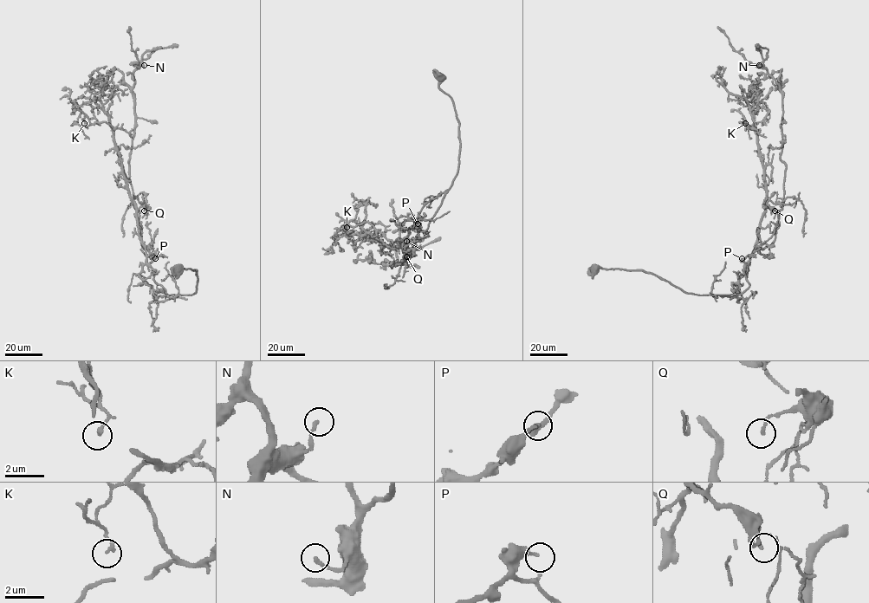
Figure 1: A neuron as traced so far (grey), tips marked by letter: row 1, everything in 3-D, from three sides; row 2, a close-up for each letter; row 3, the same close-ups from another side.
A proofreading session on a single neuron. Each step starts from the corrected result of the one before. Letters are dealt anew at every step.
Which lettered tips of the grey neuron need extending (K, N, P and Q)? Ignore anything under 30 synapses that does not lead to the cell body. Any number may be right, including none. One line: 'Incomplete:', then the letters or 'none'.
Incomplete: none

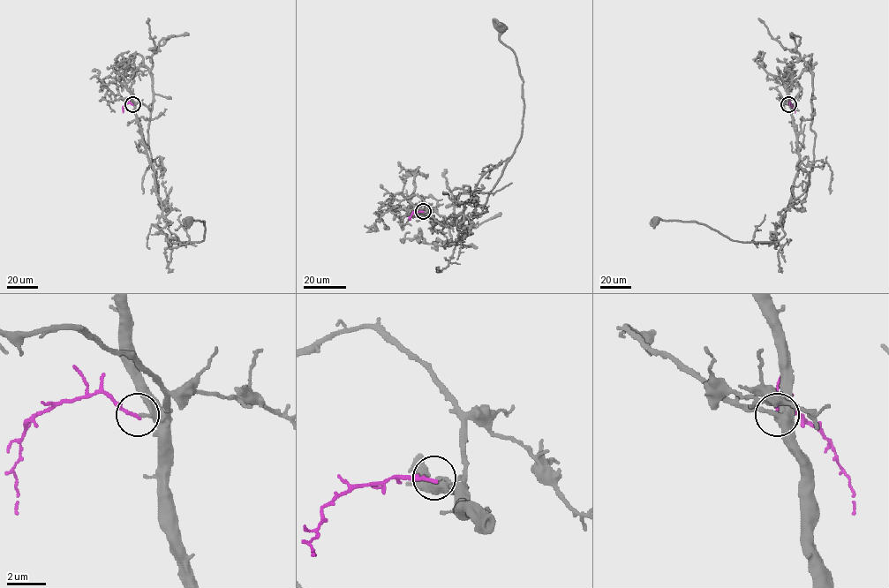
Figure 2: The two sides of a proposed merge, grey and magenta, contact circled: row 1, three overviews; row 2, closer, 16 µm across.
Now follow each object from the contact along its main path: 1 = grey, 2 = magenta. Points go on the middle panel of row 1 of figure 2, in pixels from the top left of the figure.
1: (423, 211), (451, 225), (468, 201), (482, 206), (519, 140), (523, 81), (515, 52), (500, 39), (501, 27)
2: (423, 212), (412, 214), (410, 220)

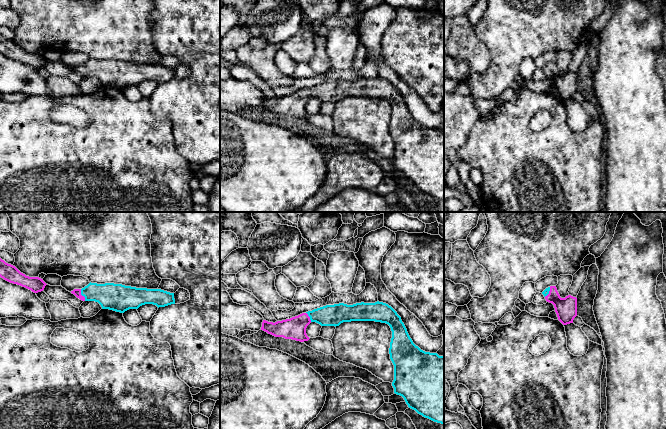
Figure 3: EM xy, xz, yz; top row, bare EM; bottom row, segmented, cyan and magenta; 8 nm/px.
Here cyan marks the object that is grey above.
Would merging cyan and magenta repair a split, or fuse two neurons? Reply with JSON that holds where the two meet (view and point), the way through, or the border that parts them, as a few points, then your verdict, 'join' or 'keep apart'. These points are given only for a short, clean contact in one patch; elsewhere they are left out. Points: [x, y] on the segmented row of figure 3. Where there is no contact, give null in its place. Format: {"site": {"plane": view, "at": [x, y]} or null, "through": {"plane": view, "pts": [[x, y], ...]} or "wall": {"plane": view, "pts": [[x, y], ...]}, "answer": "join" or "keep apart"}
{"site": {"plane": "xy", "at": [82, 295]}, "through": {"plane": "xy", "pts": [[111, 296], [82, 295], [77, 292]]}, "answer": "join"}

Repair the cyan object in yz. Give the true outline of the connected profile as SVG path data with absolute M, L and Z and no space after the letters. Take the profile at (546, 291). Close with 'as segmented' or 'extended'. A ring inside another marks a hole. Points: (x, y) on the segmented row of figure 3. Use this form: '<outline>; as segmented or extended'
M556 286L546 288L542 294L547 302L554 305L558 320L563 325L573 323L574 318L577 316L576 297L568 295L565 298L561 298Z; extended

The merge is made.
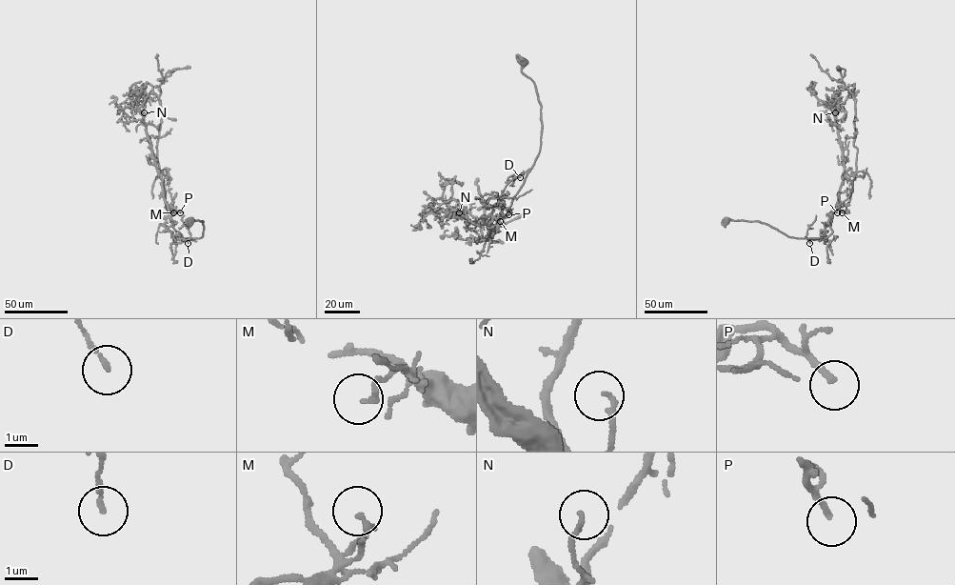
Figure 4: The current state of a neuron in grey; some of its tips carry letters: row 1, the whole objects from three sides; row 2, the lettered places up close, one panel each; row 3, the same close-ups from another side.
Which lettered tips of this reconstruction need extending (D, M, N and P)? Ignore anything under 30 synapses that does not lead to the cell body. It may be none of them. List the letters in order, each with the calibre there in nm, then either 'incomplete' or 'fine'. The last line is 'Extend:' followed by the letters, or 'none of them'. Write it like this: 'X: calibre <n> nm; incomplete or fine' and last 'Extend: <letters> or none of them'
D: calibre 140 nm; fine
M: calibre 170 nm; fine
N: calibre 130 nm; fine
P: calibre 180 nm; incomplete
Extend: P

